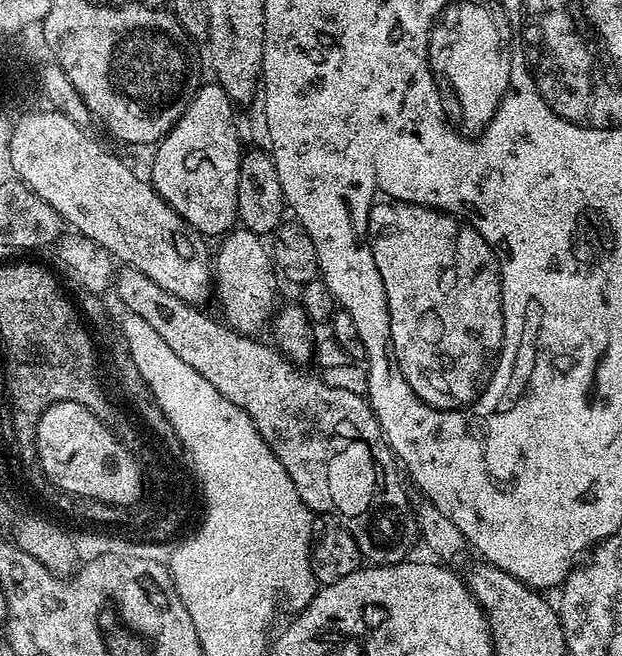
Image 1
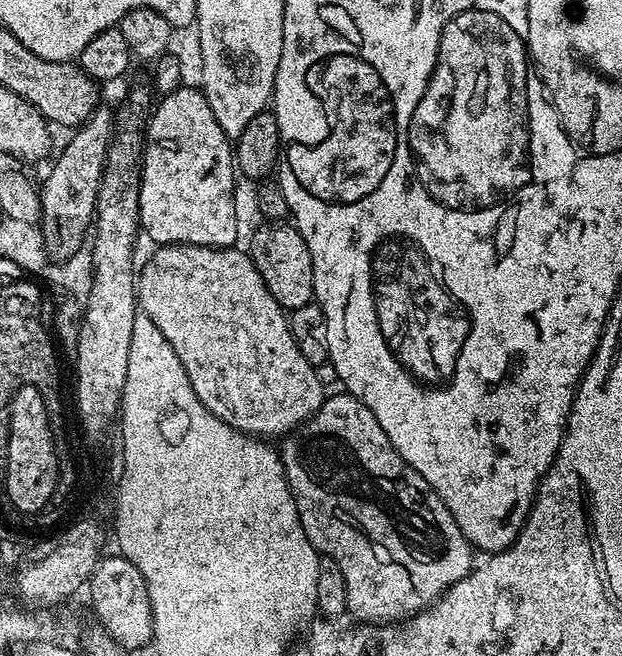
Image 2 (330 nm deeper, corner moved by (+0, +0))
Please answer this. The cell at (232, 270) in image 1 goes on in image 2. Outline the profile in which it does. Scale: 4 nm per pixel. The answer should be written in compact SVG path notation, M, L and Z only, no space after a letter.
M165 244L157 247L153 257L150 258L150 262L146 263L139 269L138 272L138 304L142 309L143 315L150 318L150 322L154 322L154 326L158 326L158 330L162 330L162 338L166 338L166 342L170 342L170 346L174 350L174 354L178 354L178 362L182 362L182 370L186 370L186 378L190 382L190 386L194 390L194 394L202 402L202 406L210 414L214 414L222 422L226 422L231 428L237 428L240 432L247 432L250 436L257 438L269 438L268 436L284 436L296 431L305 420L310 419L320 407L324 405L326 399L326 391L320 385L320 372L315 367L312 367L310 362L302 356L302 351L296 345L294 340L294 334L291 333L291 326L289 324L289 317L286 315L285 309L281 308L279 302L274 298L274 294L270 294L270 290L266 290L266 282L262 282L262 274L258 274L258 270L254 266L251 255L247 251L239 252L239 247L233 246L231 248L207 248L206 246L198 246L197 244Z

